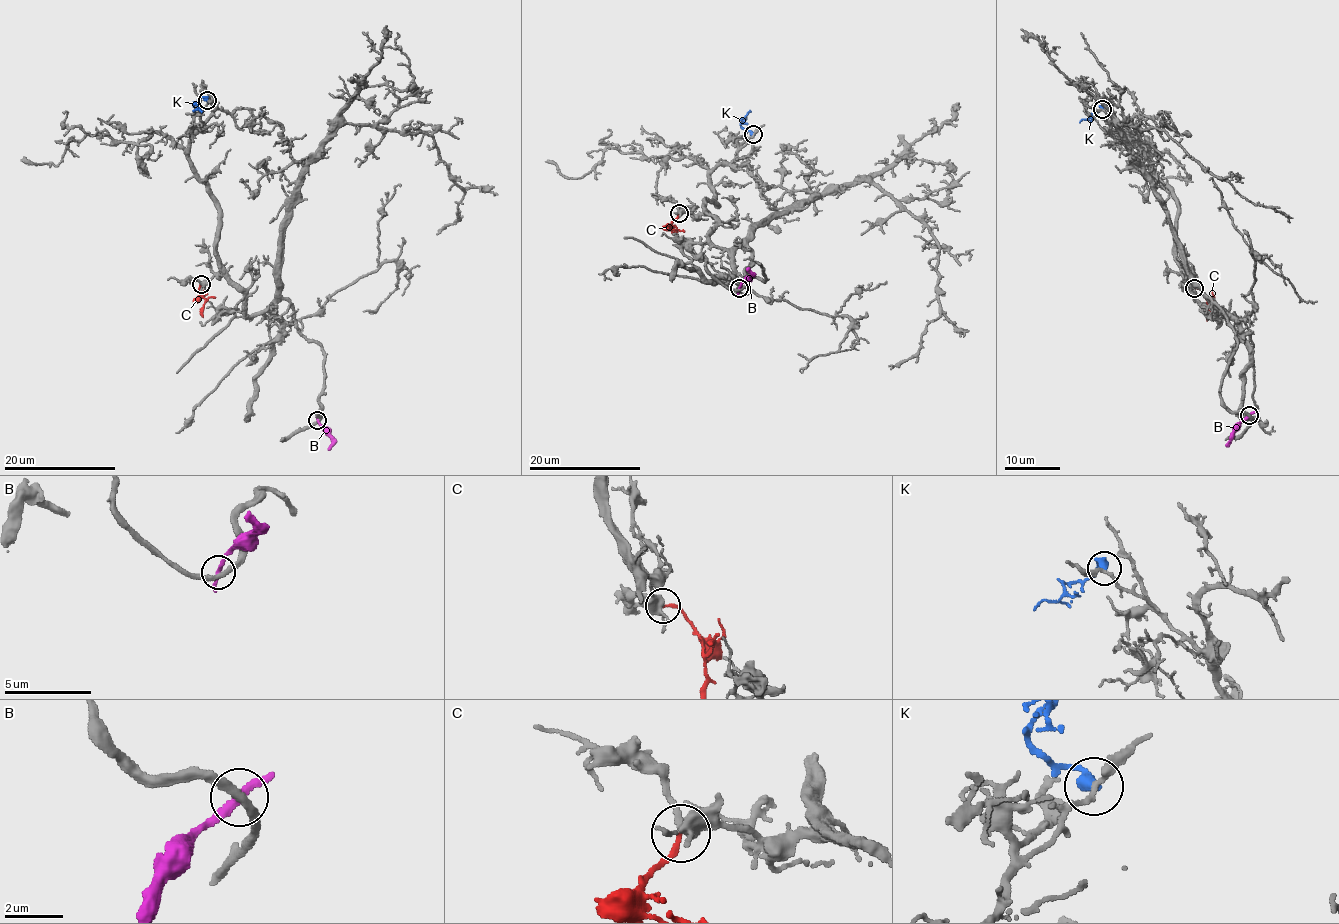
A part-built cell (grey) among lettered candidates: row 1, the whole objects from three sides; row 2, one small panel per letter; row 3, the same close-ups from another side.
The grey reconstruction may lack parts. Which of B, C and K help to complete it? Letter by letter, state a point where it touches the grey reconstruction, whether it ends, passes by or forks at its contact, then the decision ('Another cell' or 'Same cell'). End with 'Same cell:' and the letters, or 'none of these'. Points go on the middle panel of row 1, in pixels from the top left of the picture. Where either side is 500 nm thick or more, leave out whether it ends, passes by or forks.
B: Touches grey at (739, 288). It passes by. Another cell
C: Touches grey at (679, 213). It ends there. Another cell
K: Touches grey at (753, 134). It ends there. Another cell
Same cell: none of these

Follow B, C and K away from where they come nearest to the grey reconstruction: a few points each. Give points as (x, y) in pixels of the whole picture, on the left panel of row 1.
B: (317, 419), (330, 438), (328, 450)
C: (202, 283), (199, 291), (205, 299), (202, 317)
K: (208, 100), (201, 97), (193, 102), (201, 112)

